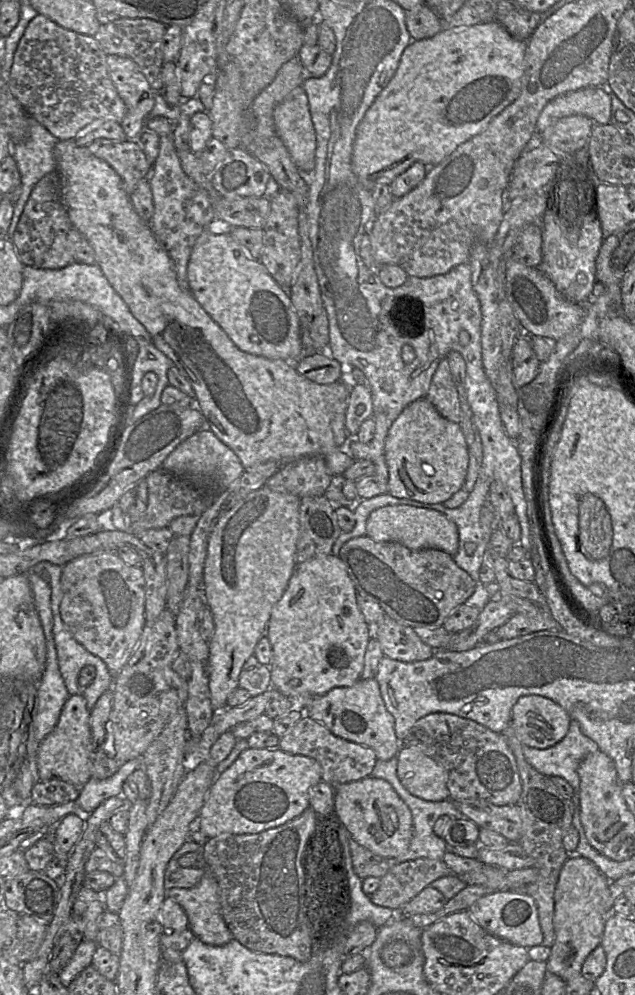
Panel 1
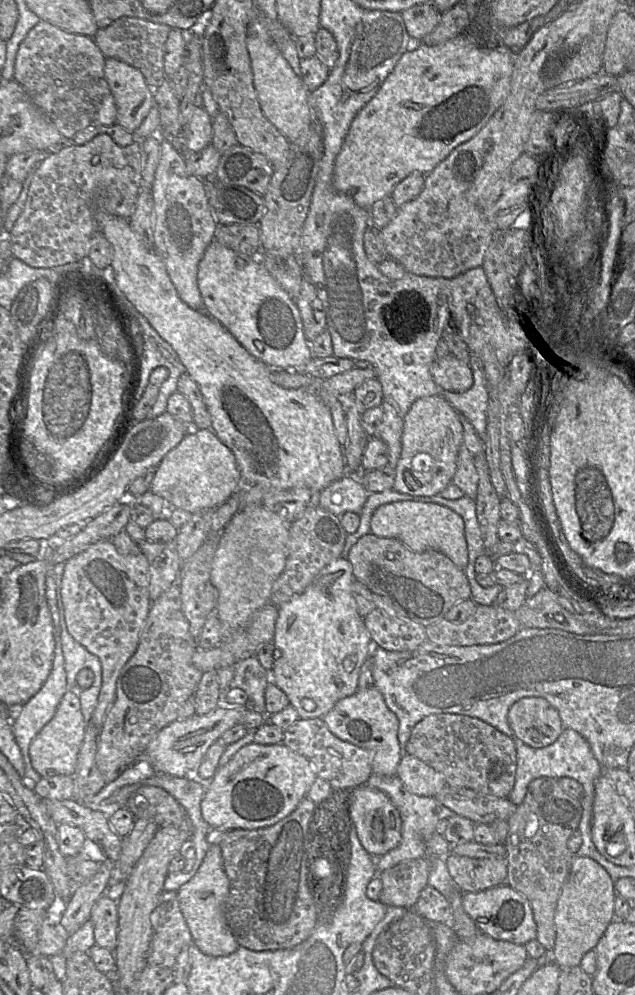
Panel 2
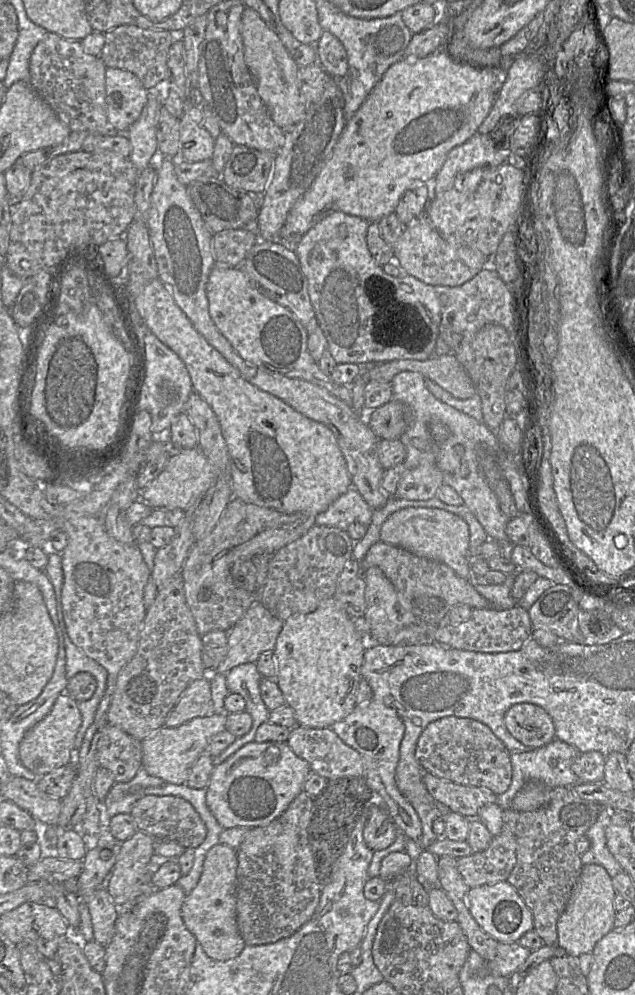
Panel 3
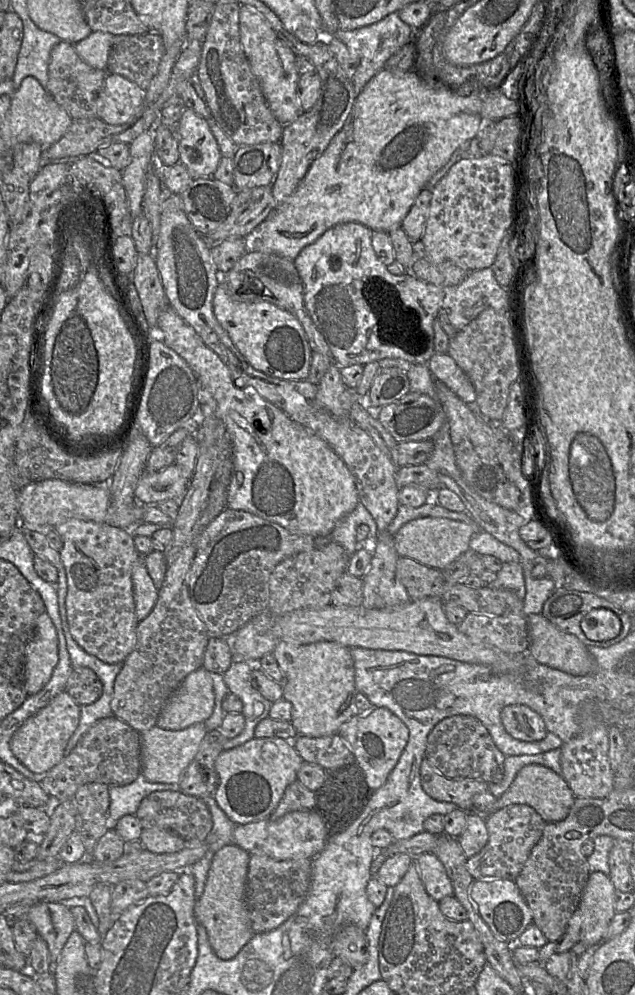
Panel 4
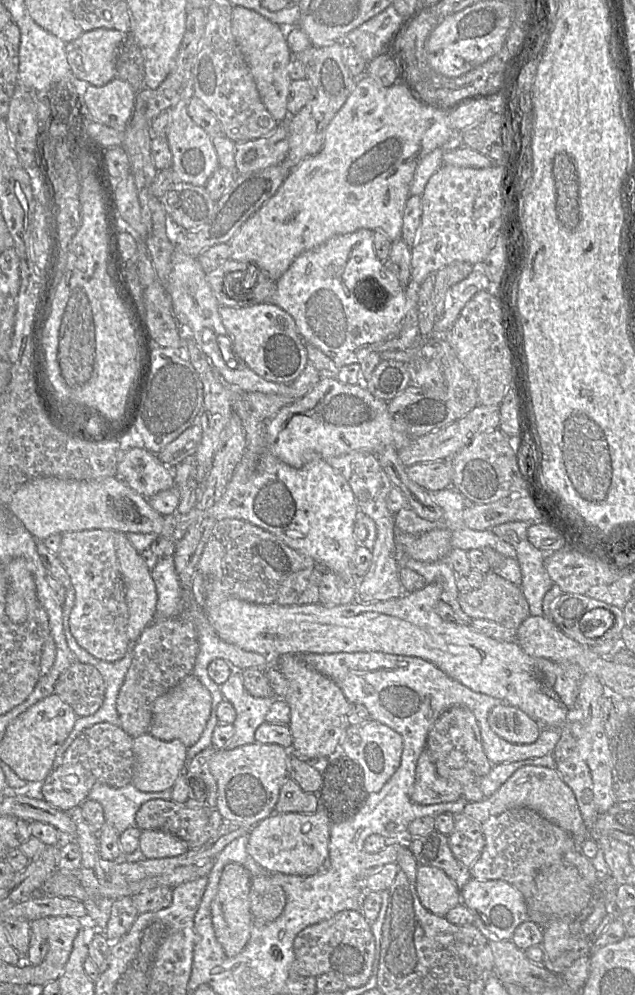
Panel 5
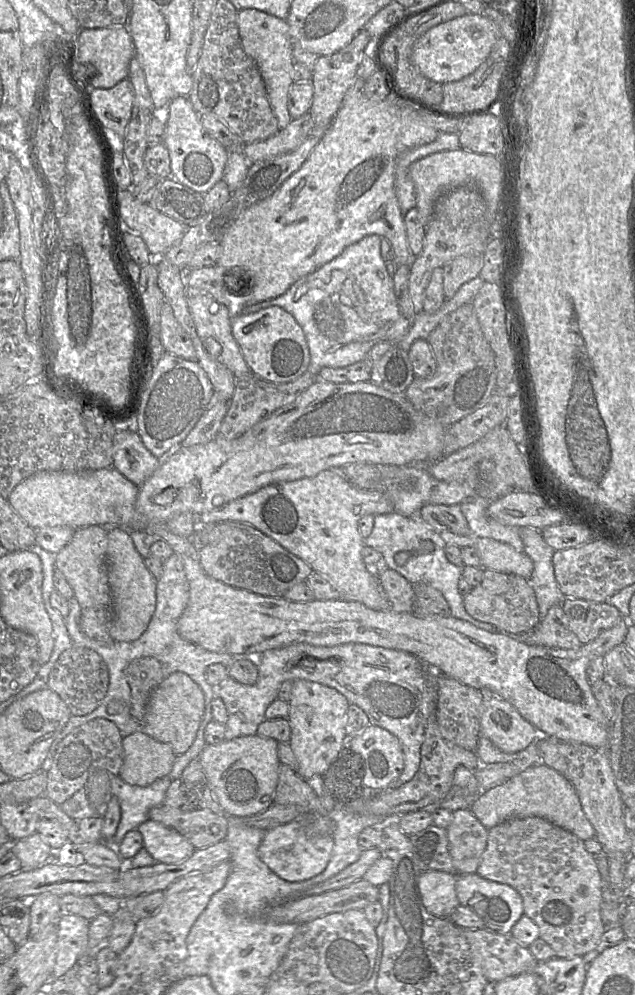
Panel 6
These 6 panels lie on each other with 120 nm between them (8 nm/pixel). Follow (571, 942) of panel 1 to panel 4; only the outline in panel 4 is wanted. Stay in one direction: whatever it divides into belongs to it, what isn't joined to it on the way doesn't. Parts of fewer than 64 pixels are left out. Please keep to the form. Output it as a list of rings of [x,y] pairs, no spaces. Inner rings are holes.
[[[590,872],[584,886],[579,904],[570,918],[566,933],[570,934],[576,943],[583,943],[587,948],[596,948],[604,938],[608,925],[613,918],[615,888],[609,878],[602,872]]]

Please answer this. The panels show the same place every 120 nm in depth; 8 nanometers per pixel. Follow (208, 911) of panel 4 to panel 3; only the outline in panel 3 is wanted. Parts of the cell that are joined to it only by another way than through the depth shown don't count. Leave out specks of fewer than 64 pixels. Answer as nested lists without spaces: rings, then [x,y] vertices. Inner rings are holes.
[[[224,844],[213,846],[206,854],[197,886],[186,895],[182,905],[185,926],[205,953],[216,961],[236,958],[246,946],[236,919],[237,867],[236,849]]]

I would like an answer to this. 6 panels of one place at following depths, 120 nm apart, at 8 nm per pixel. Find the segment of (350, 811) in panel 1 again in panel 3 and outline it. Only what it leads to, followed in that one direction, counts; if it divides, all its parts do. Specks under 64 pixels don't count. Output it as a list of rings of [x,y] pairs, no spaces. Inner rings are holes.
[[[375,801],[368,807],[363,837],[372,851],[383,850],[392,845],[397,838],[397,830],[393,818],[380,802]]]

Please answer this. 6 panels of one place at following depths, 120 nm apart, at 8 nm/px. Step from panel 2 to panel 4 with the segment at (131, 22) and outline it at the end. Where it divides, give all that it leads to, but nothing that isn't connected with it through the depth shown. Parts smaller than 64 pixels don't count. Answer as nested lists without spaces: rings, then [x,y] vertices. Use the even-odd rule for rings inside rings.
[[[157,32],[116,35],[108,57],[107,72],[119,74],[147,91],[164,52],[163,39]]]

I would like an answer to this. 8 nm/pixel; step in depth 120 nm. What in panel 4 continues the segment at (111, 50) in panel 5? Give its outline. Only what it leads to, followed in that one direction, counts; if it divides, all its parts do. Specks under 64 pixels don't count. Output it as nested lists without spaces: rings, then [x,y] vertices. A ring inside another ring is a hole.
[[[92,31],[89,36],[74,44],[74,48],[80,59],[87,65],[106,70],[113,37],[114,35],[108,32]]]

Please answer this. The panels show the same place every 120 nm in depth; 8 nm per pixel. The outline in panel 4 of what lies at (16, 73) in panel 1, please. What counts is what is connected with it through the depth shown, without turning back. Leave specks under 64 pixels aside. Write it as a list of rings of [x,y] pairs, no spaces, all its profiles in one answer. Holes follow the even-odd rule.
[[[60,41],[50,53],[46,90],[72,120],[98,118],[98,97],[107,74],[111,74],[107,69],[95,69],[83,62],[77,55],[74,44]]]

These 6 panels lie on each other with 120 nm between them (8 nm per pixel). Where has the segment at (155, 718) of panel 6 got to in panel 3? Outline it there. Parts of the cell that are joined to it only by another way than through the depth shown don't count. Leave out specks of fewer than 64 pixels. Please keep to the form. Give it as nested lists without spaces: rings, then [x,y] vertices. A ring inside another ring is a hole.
[[[207,677],[191,682],[180,695],[164,726],[178,727],[194,718],[212,715],[211,684]]]

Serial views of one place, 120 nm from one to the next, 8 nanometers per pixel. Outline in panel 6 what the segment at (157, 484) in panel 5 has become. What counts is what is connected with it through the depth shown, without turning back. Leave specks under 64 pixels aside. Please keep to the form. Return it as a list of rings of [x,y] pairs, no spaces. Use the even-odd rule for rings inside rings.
[[[127,430],[117,431],[113,458],[113,467],[138,487],[161,465],[161,460],[144,446],[139,434]]]

